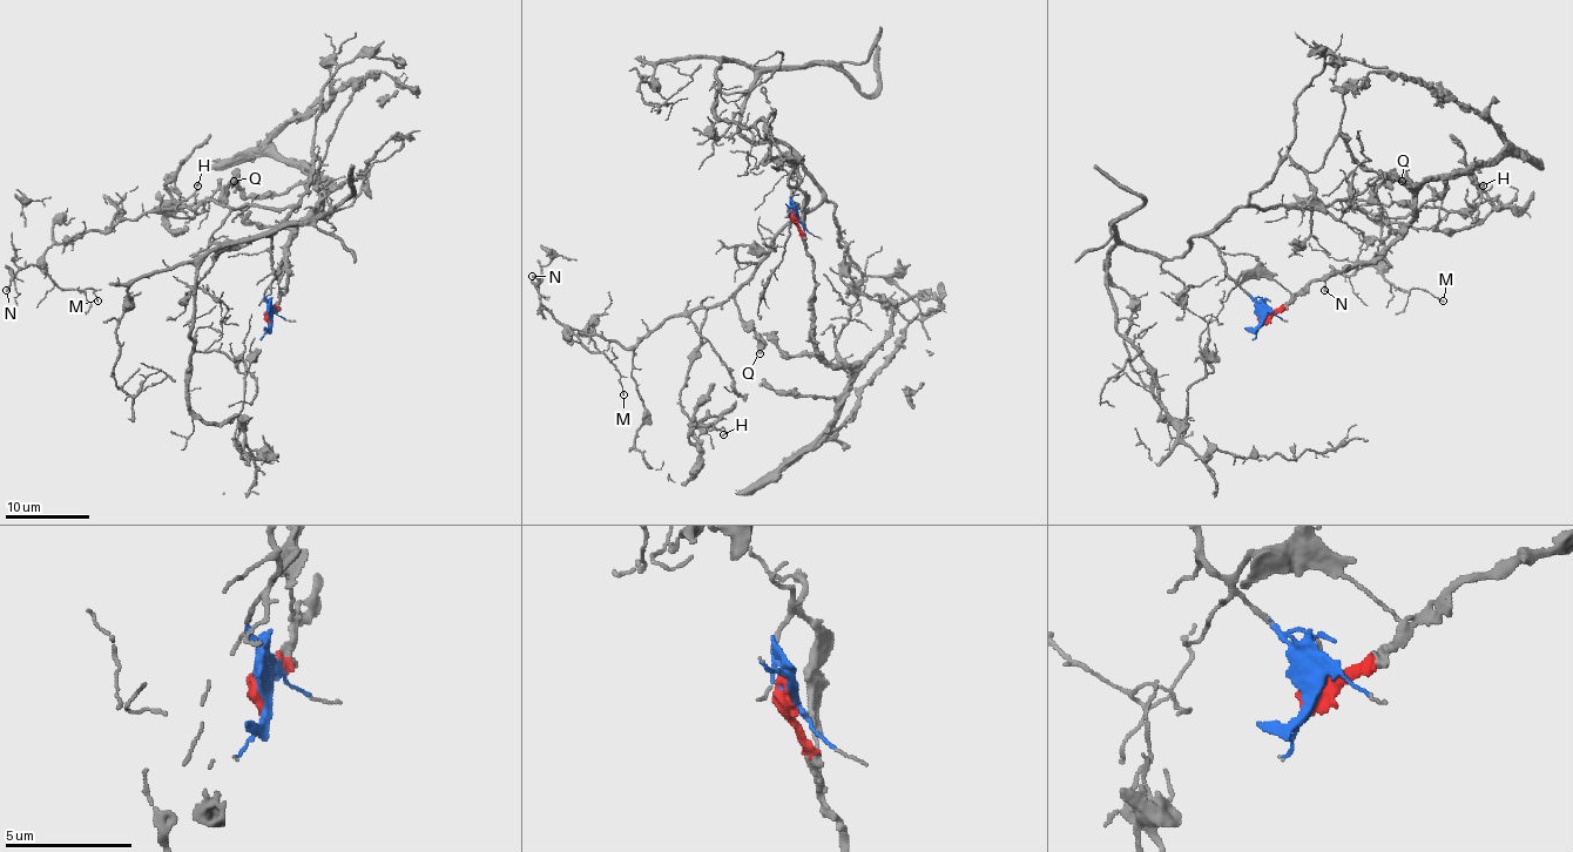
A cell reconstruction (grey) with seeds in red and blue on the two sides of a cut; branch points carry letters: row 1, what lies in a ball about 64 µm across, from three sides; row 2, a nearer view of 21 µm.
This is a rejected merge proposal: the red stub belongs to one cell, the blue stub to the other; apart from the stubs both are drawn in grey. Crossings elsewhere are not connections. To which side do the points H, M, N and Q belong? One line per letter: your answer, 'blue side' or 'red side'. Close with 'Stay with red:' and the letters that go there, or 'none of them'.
H: blue side
M: blue side
N: blue side
Q: blue side
Stay with red: none of them

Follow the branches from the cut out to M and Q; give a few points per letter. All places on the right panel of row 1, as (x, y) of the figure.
M: (1262, 317), (1209, 238), (1241, 207), (1343, 201), (1396, 231), (1378, 271), (1444, 301)
Q: (1262, 317), (1209, 238), (1241, 207), (1330, 207), (1402, 181)

